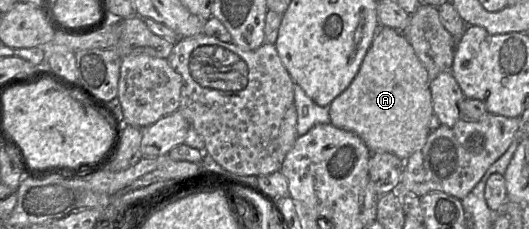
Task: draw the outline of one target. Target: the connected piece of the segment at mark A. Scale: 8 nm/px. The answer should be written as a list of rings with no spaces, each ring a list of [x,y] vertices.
[[[380,27],[350,85],[336,98],[329,108],[330,123],[356,134],[371,153],[388,152],[405,161],[421,149],[431,132],[429,121],[433,112],[428,74],[405,37],[390,27]]]

